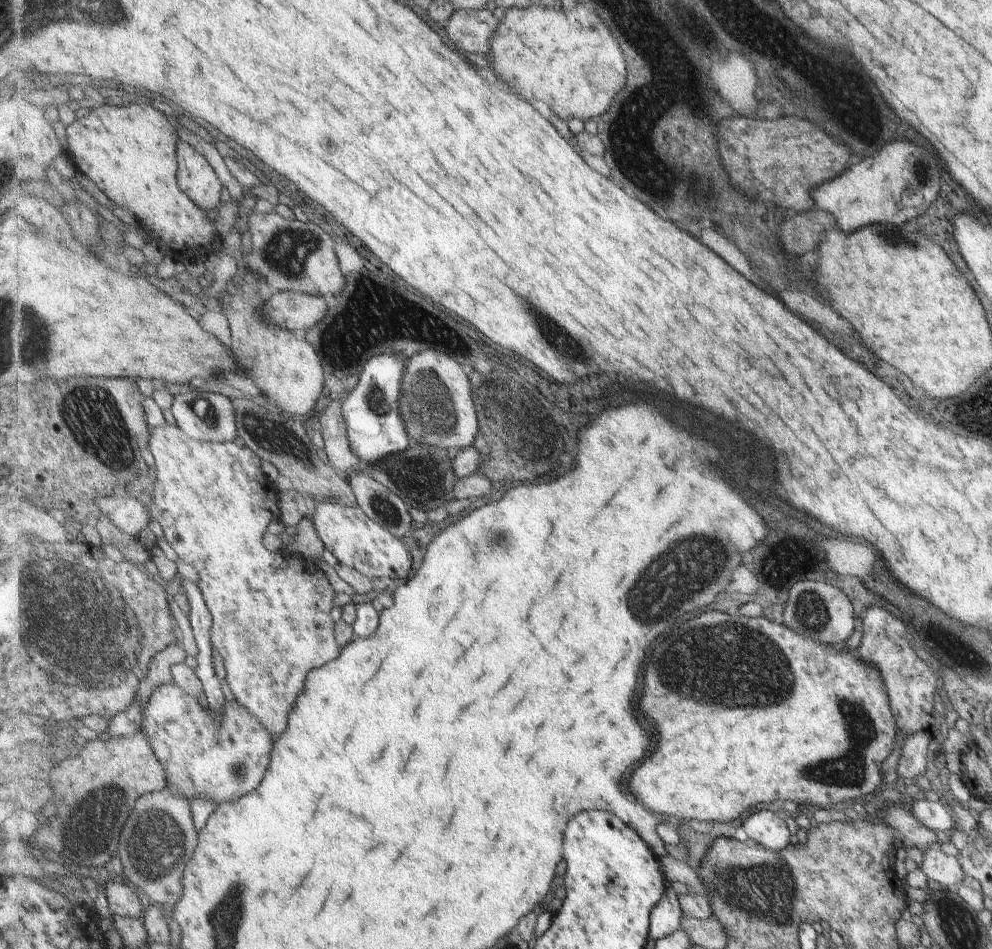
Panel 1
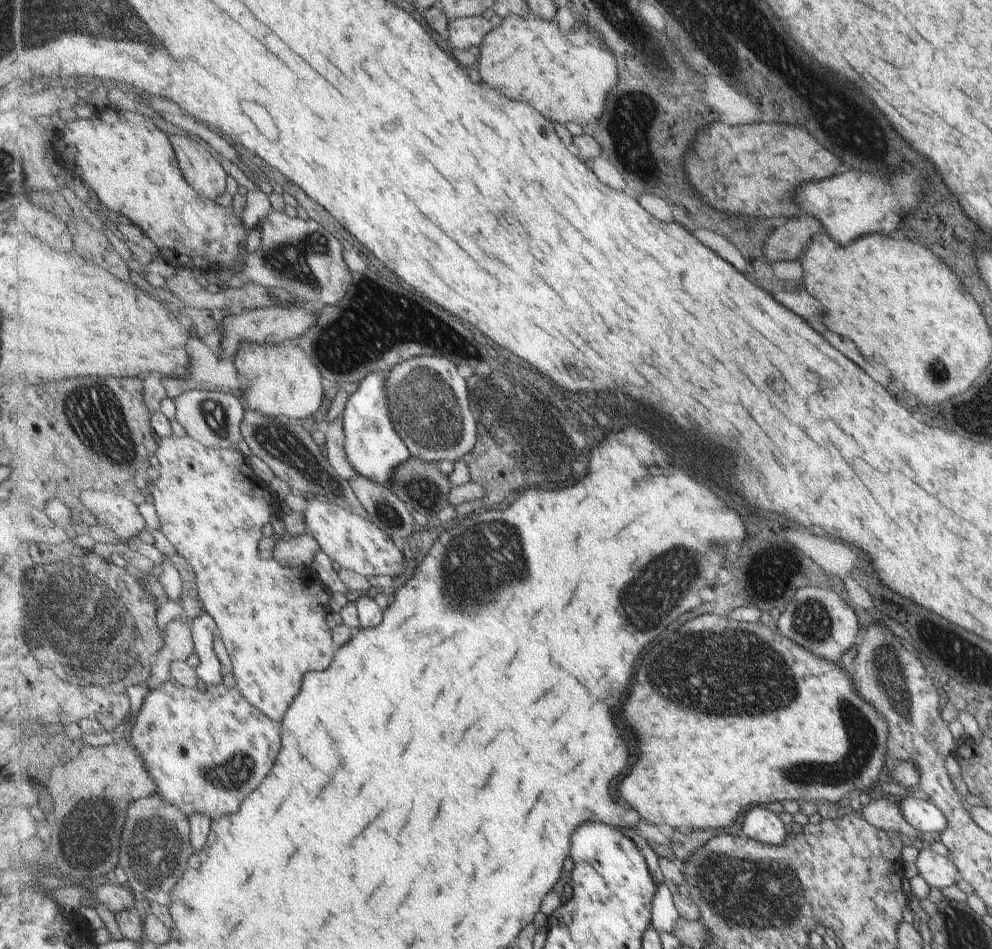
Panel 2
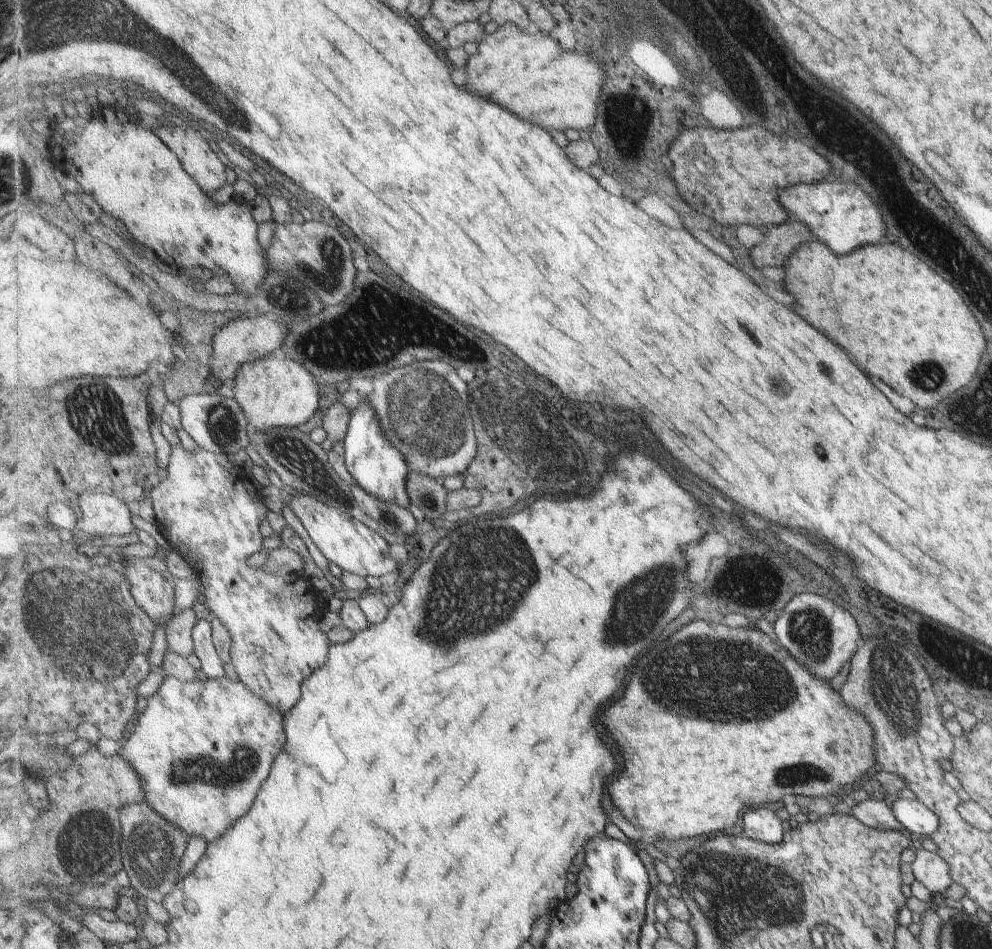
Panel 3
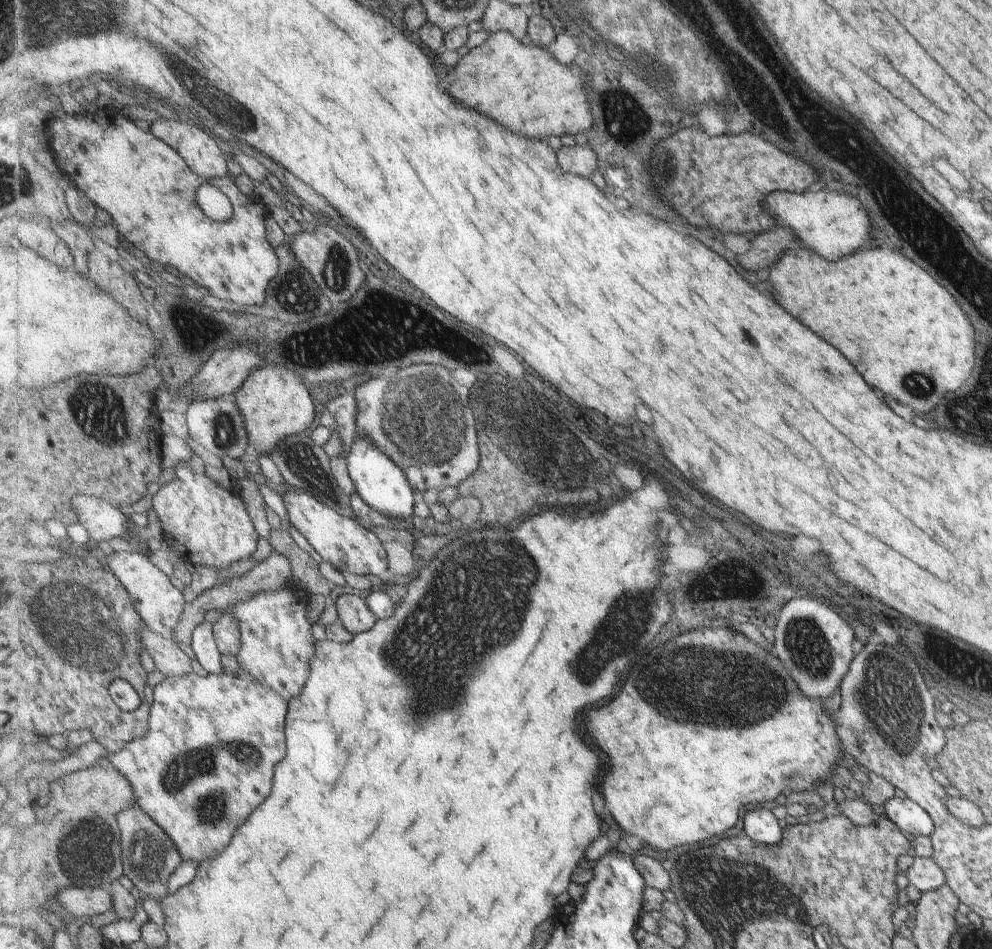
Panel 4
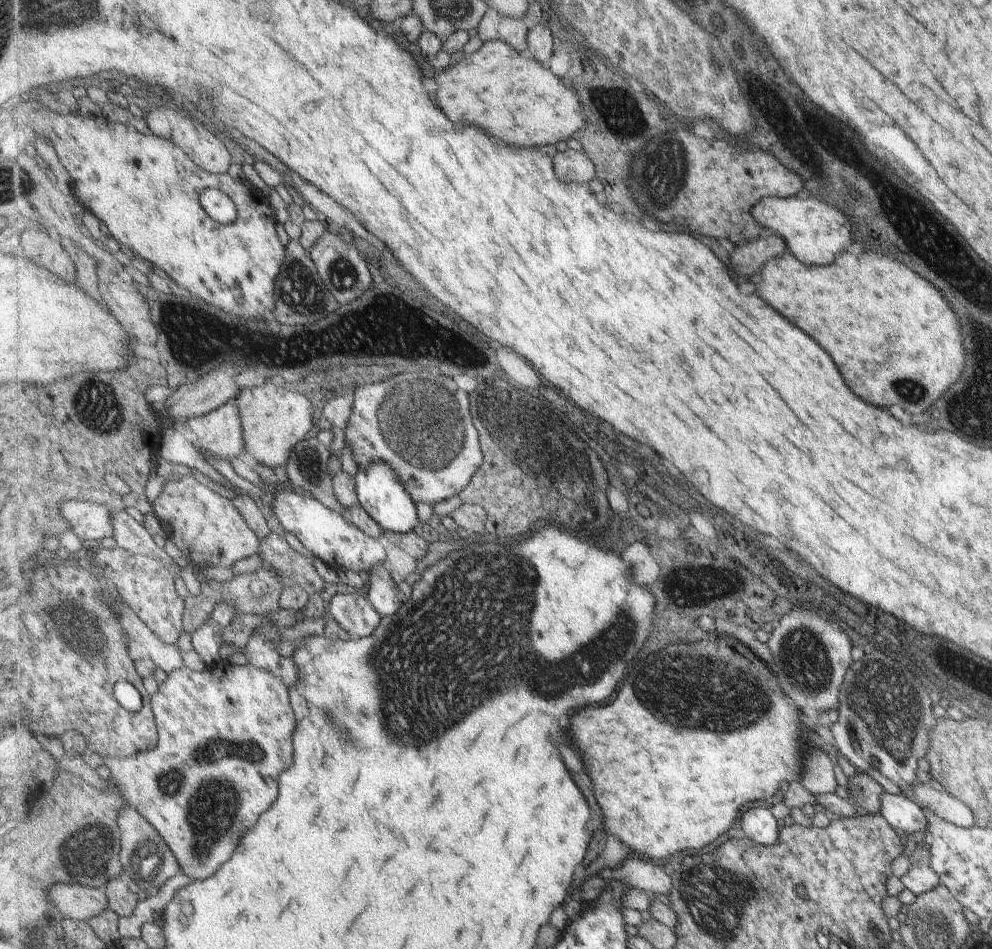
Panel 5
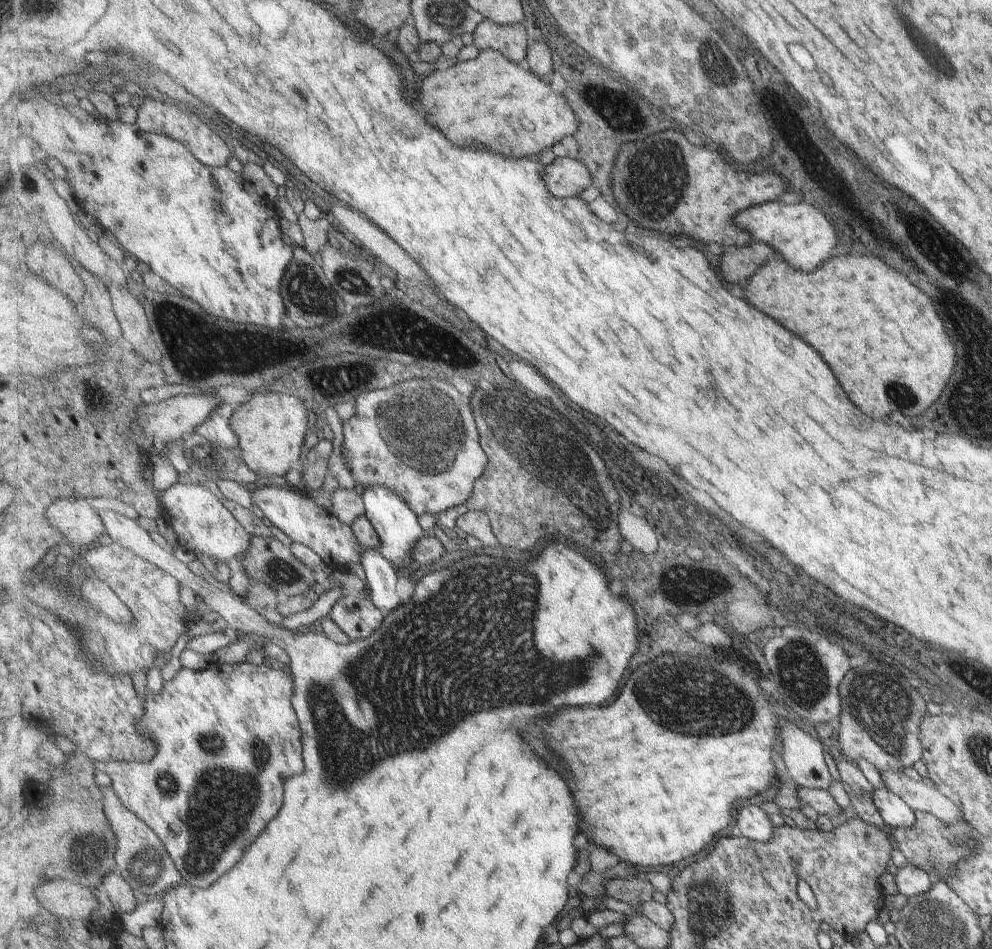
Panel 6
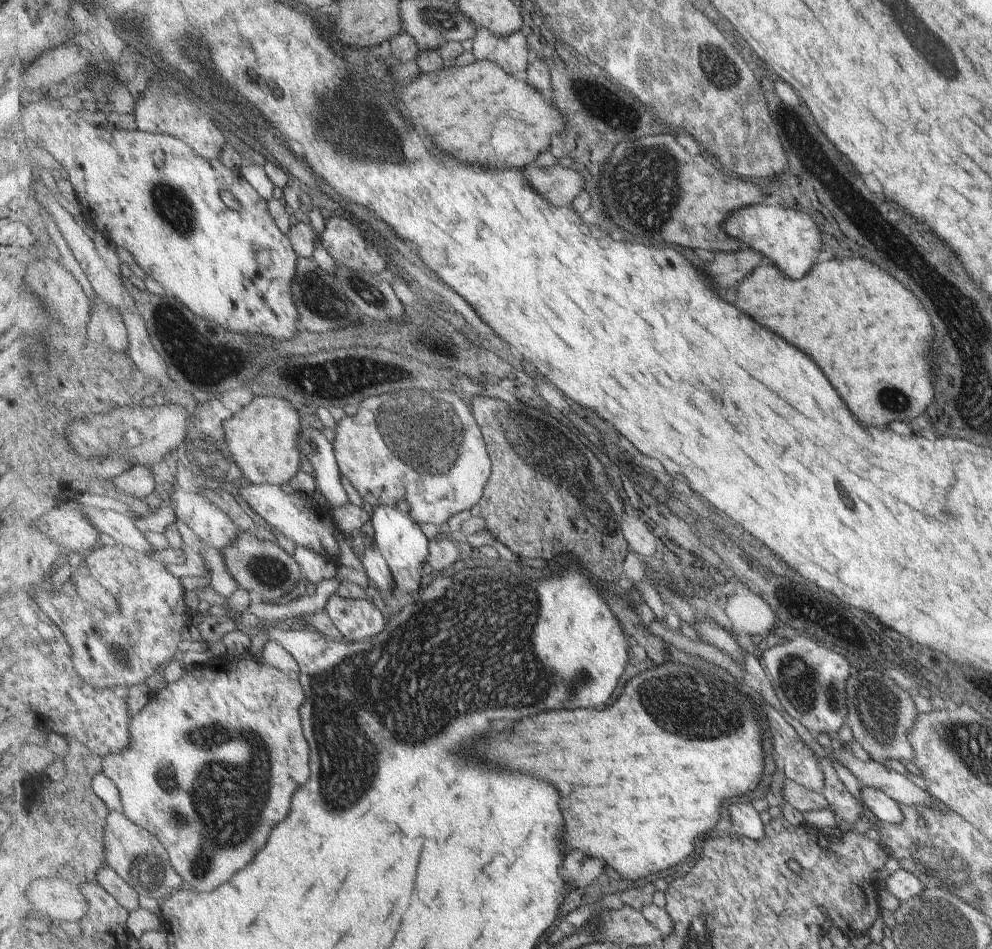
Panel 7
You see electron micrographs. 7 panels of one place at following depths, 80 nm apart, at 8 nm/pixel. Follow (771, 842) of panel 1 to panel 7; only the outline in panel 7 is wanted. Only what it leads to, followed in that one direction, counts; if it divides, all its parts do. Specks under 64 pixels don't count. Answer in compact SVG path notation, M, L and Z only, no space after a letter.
M747 800L734 802L729 806L732 832L740 836L760 840L765 835L765 825Z

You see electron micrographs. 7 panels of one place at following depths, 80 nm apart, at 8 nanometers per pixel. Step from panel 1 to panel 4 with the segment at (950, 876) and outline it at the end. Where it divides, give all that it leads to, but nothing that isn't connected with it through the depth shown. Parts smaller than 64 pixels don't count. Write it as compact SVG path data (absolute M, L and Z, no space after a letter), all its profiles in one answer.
M915 857L912 866L907 870L909 884L921 893L936 890L946 884L942 869L932 858Z

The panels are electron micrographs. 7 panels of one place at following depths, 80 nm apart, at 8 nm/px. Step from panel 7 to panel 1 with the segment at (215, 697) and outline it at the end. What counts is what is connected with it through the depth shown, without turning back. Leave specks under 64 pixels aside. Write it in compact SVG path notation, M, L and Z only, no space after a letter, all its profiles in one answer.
M174 682L162 685L157 691L153 692L147 705L144 706L142 716L142 728L140 730L147 734L158 760L165 766L168 786L172 785L174 791L184 795L187 799L192 801L192 804L199 797L202 799L209 799L214 803L220 803L220 805L232 803L233 800L238 802L241 798L244 798L246 795L249 795L251 792L261 787L266 775L269 774L270 767L273 766L273 756L277 750L273 732L264 723L261 723L259 718L246 705L243 705L236 698L229 700L225 704L223 708L223 719L219 719L213 715L213 710L208 707L208 704L203 704L200 702L200 698L189 693L185 688L182 688L181 684Z

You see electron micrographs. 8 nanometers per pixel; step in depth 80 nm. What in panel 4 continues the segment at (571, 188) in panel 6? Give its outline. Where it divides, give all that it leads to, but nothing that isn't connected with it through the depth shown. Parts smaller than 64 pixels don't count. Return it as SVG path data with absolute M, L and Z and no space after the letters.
M579 141L578 144L571 147L562 146L559 156L566 172L581 177L592 178L600 167L596 152L585 141Z

